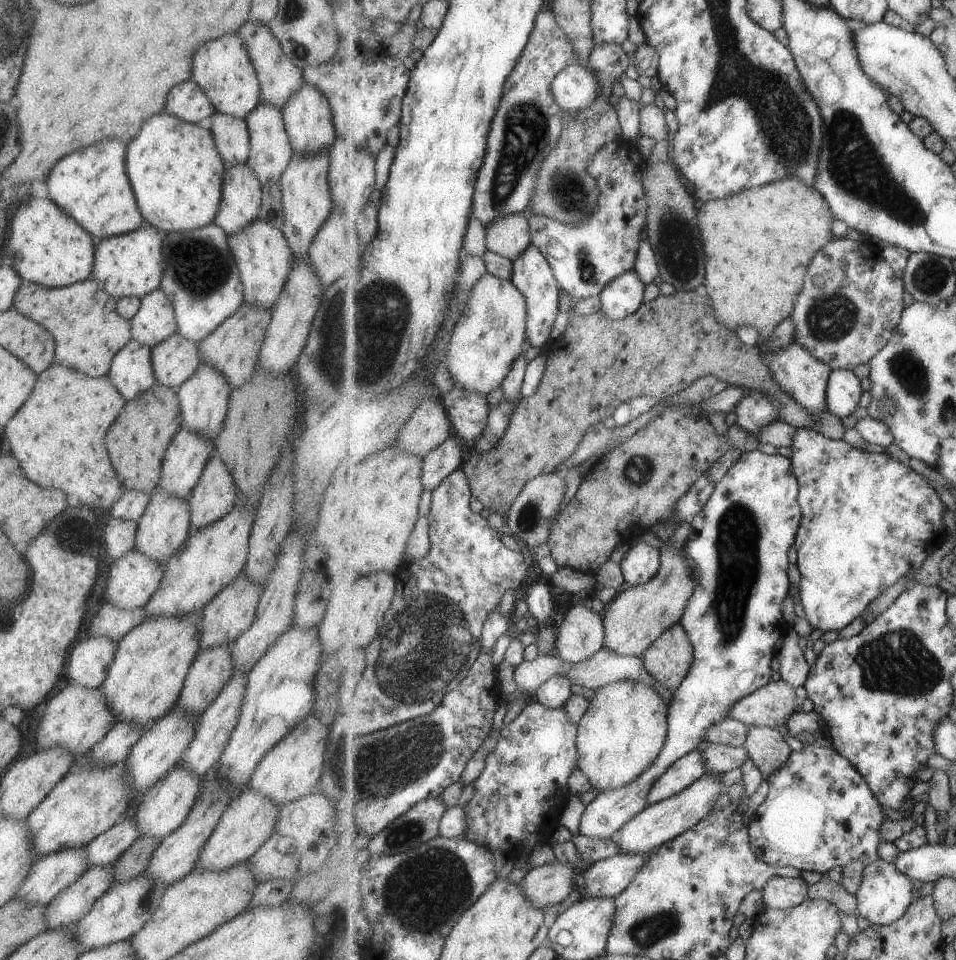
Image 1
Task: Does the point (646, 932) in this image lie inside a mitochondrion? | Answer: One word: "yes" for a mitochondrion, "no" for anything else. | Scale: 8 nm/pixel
yes

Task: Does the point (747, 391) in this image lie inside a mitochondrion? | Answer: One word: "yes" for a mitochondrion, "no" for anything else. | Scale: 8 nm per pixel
no

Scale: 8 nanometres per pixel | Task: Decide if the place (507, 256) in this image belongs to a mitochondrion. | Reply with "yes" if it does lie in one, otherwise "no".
no

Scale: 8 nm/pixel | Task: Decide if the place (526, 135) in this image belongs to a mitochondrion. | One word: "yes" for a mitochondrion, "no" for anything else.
yes

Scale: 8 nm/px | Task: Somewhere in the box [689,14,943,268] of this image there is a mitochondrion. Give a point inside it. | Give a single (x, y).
(855, 167)

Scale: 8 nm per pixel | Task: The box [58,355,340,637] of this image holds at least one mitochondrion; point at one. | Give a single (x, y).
(75, 542)

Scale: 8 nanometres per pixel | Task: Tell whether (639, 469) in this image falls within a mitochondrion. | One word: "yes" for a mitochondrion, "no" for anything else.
yes

